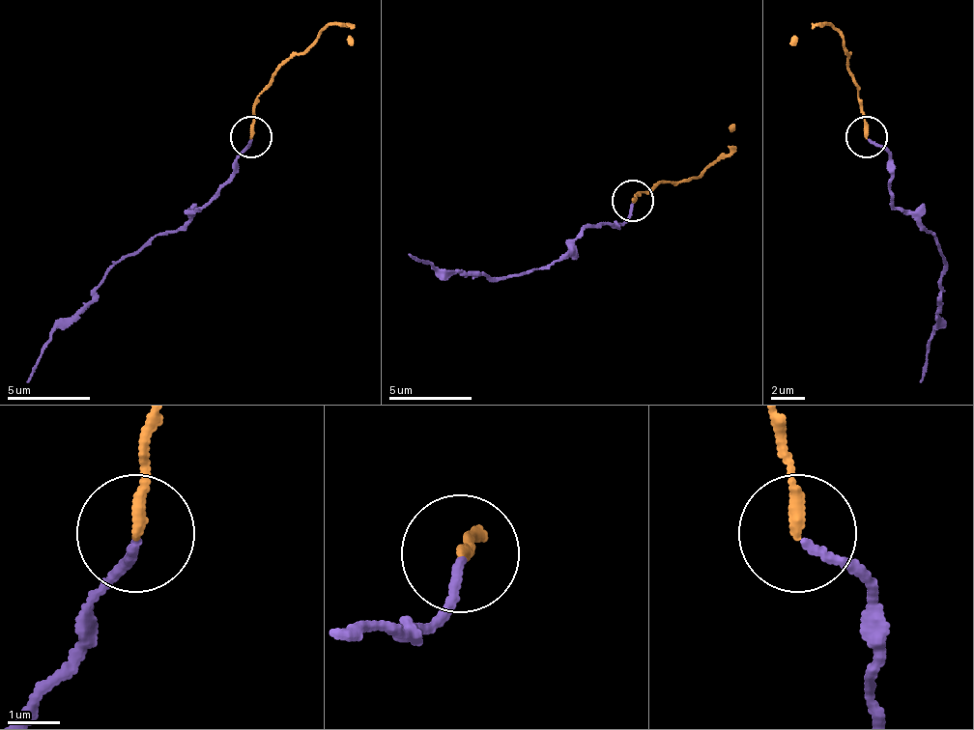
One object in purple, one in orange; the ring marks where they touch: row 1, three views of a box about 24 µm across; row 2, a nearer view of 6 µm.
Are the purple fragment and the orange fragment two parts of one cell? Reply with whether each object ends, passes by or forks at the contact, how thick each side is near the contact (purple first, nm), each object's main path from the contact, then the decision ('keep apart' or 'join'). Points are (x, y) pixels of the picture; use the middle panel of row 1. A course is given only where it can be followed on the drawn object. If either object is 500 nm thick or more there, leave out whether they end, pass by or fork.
purple ends there; orange ends there; 160 nm thick on the purple side, 240 nm on the other; purple runs (631, 201), (623, 222), (615, 226), (589, 226), (564, 255), (515, 276), (440, 272), (428, 260), (407, 255); orange runs (631, 201), (640, 193), (698, 177), (727, 148), (735, 126); join

